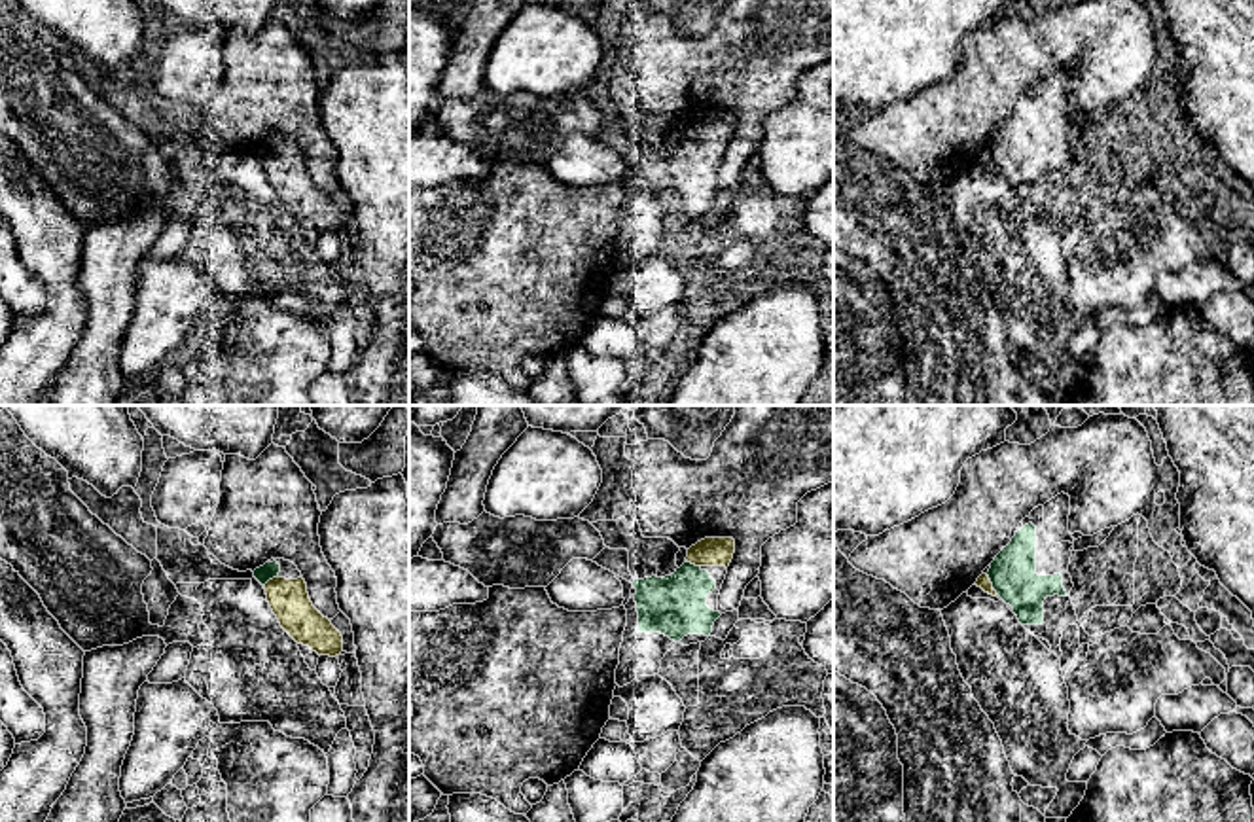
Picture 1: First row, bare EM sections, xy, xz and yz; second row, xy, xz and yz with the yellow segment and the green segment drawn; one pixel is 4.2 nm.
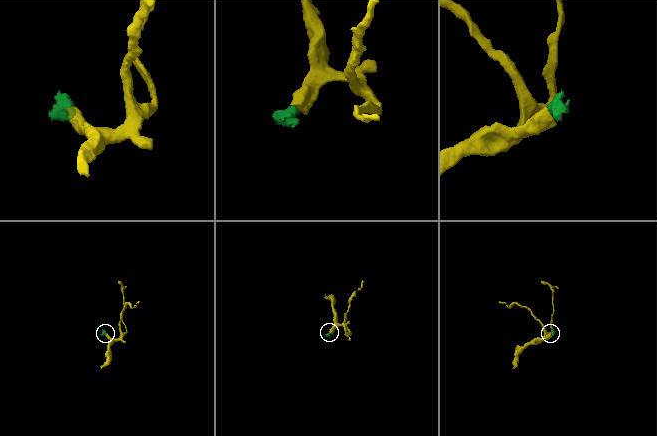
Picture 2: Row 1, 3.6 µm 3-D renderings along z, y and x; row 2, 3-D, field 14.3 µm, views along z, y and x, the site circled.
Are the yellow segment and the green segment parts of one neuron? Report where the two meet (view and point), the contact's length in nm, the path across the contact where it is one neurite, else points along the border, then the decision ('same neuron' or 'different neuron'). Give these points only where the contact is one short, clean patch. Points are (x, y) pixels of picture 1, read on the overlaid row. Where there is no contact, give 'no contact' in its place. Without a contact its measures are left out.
meets yellow in yz at (991, 584); contact 100 nm long; runs through yz (984, 582), (991, 584), (1012, 572); same neuron

